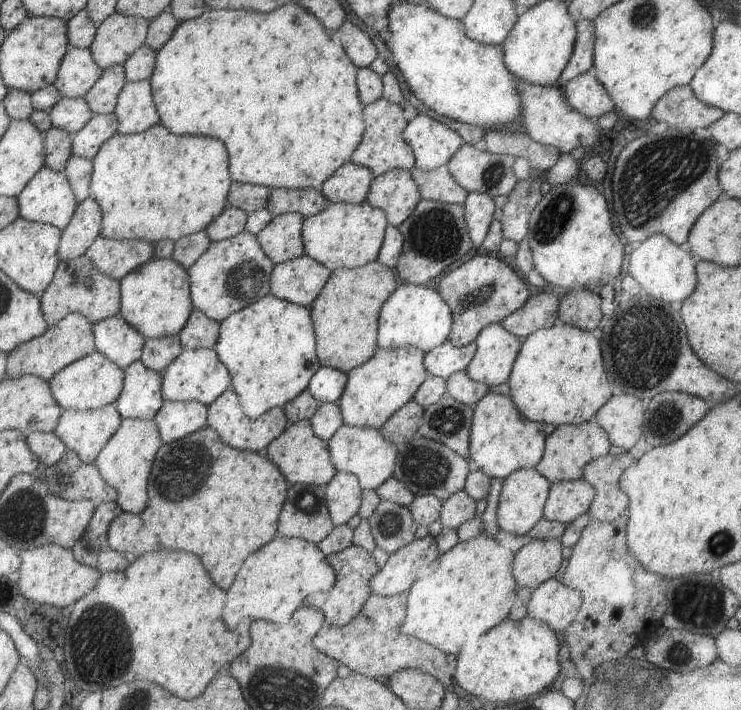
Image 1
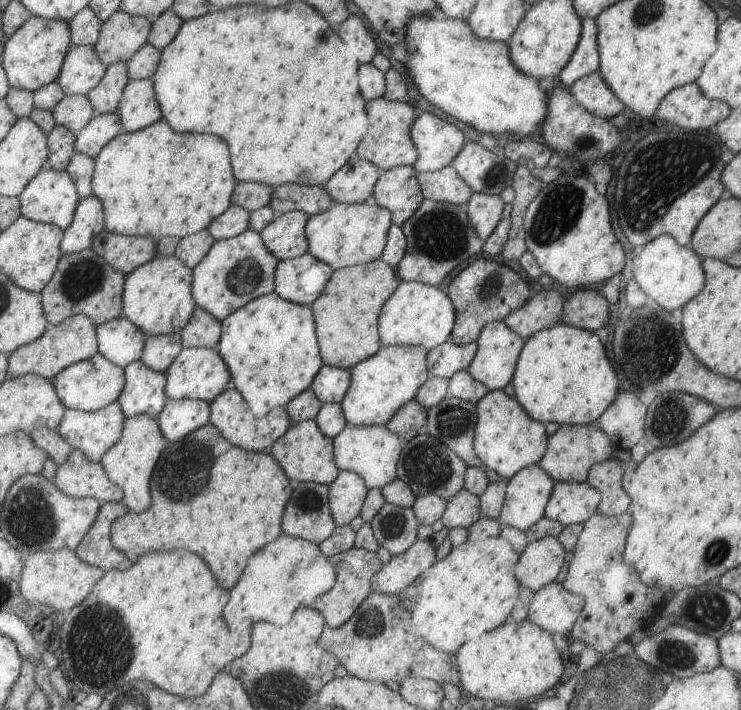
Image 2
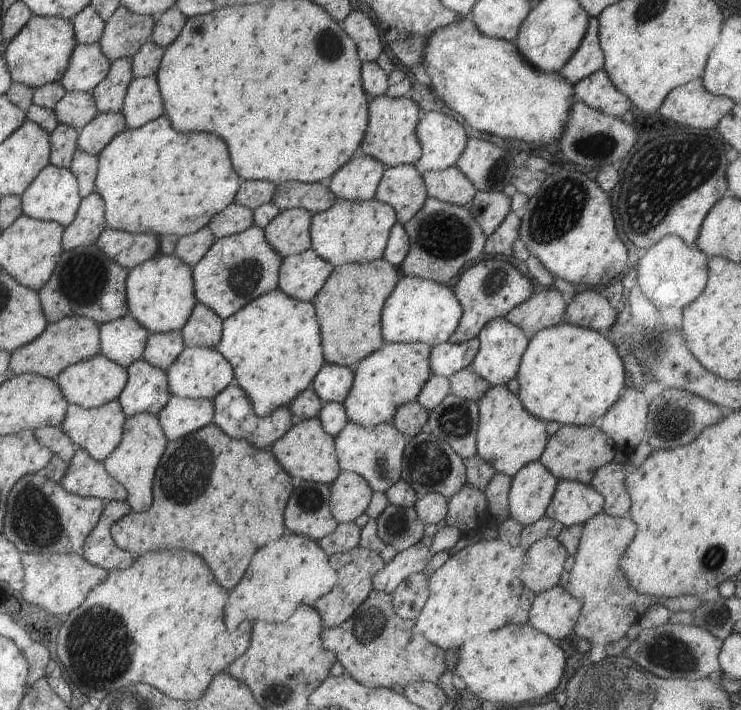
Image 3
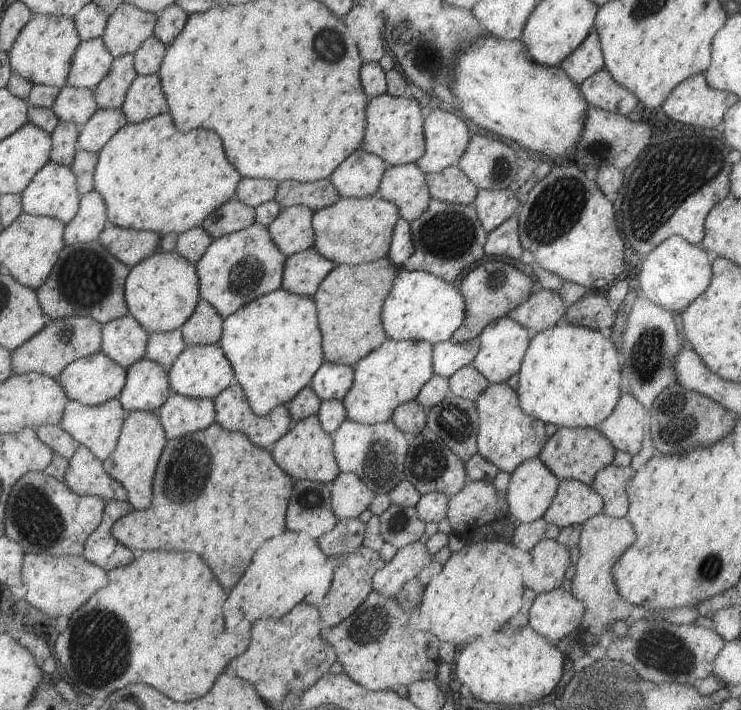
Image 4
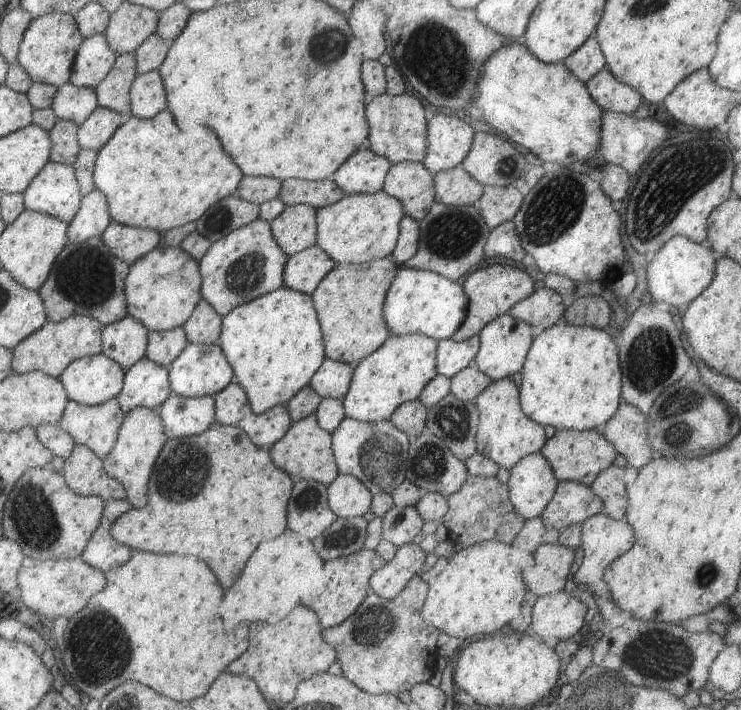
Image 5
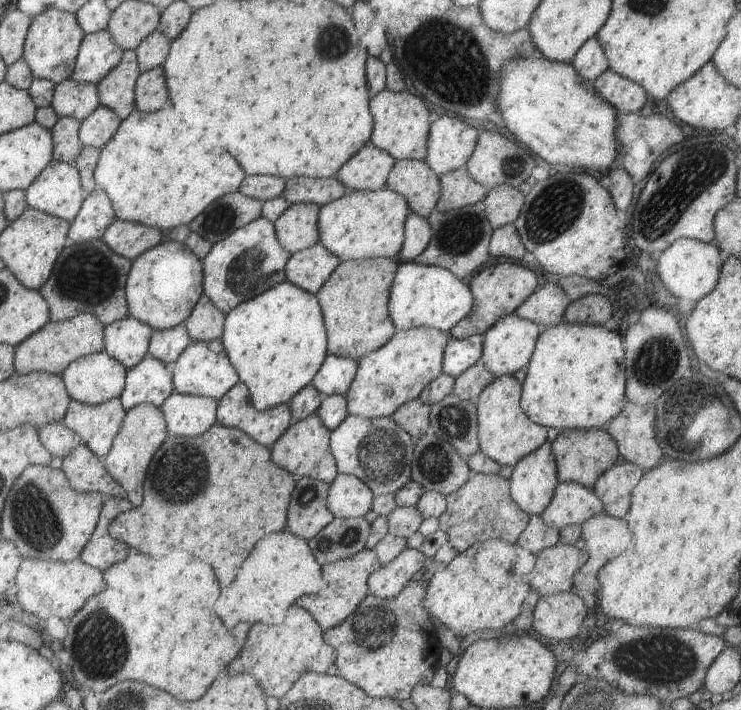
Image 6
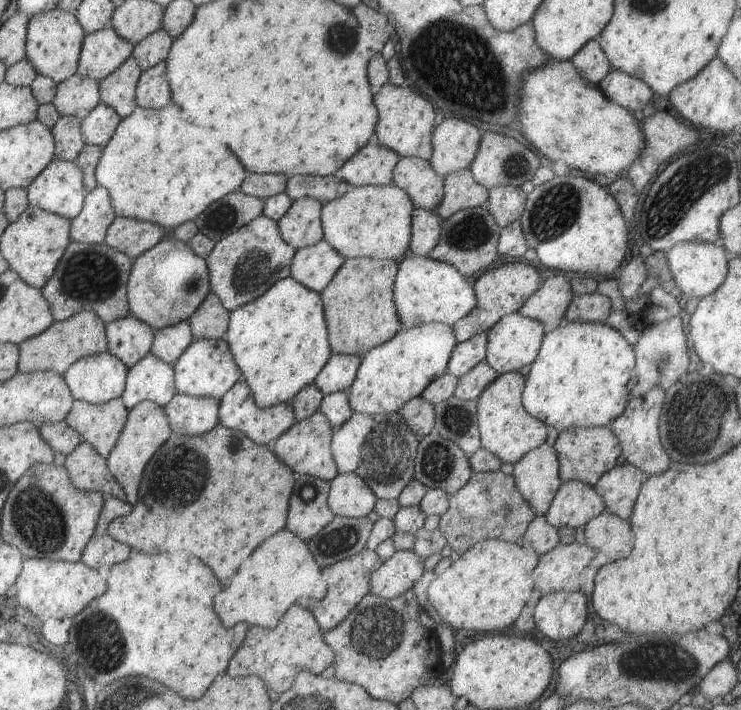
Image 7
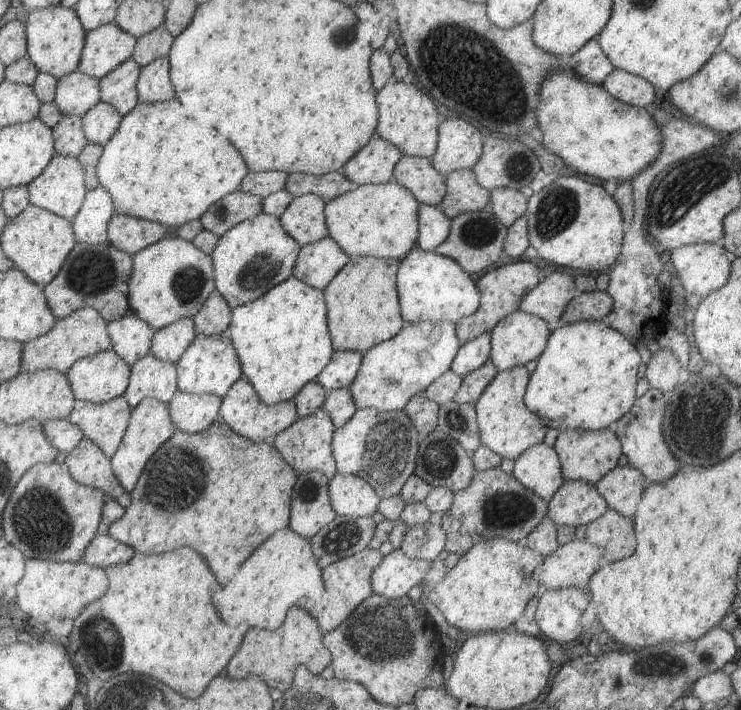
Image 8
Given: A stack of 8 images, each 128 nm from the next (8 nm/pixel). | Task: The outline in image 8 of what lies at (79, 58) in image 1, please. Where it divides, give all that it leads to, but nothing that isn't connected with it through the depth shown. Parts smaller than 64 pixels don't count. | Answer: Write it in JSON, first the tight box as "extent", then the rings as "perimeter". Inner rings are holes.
{"extent":[77,22,136,79],"perimeter":[[[114,22],[86,31],[77,71],[100,79],[132,55],[135,43],[136,38],[121,30]]]}

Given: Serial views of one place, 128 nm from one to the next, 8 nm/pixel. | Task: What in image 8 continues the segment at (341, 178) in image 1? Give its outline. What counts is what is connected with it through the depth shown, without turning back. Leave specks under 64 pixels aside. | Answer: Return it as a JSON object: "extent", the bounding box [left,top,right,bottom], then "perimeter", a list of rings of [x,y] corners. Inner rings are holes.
{"extent":[343,137,402,184],"perimeter":[[[381,137],[370,138],[345,164],[343,174],[355,184],[379,184],[392,180],[392,170],[402,152]]]}

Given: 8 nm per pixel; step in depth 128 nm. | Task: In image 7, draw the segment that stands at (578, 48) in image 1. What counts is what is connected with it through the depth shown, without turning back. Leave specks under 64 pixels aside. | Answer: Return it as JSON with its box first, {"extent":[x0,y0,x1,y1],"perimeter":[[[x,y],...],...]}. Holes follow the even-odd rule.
{"extent":[571,39,612,85],"perimeter":[[[598,39],[588,40],[571,58],[573,66],[585,81],[594,85],[612,70],[608,58],[599,46]]]}

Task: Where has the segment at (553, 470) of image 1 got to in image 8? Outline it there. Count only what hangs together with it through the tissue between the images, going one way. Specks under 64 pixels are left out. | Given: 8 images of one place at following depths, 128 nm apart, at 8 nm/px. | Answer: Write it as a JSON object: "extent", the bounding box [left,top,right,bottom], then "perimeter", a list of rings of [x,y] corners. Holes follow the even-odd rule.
{"extent":[552,428,622,485],"perimeter":[[[608,428],[592,430],[565,429],[559,432],[552,446],[557,453],[565,481],[583,481],[594,485],[604,474],[617,466],[622,450],[619,439]]]}

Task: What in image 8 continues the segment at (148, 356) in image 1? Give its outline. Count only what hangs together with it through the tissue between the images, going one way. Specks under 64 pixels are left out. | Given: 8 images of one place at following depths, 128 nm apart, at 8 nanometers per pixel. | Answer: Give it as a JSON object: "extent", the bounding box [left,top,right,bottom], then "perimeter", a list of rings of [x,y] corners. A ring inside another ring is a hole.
{"extent":[150,319,195,363],"perimeter":[[[179,319],[154,330],[150,354],[159,360],[176,363],[195,335],[193,319]]]}

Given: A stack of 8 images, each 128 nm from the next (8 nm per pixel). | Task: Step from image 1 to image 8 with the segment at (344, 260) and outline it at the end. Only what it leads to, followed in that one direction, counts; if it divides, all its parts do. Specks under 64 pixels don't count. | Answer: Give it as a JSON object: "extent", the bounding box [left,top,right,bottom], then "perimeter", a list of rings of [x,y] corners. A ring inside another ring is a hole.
{"extent":[324,180,418,260],"perimeter":[[[395,180],[358,185],[355,190],[329,199],[324,206],[324,221],[329,238],[348,257],[375,257],[401,260],[416,246],[418,202]]]}

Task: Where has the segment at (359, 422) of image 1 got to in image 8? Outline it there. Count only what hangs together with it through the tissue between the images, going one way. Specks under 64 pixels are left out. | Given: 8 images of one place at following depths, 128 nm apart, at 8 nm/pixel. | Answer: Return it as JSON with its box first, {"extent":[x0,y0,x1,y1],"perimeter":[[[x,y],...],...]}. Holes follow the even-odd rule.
{"extent":[348,321,461,411],"perimeter":[[[423,321],[405,324],[397,334],[362,354],[357,374],[348,386],[355,408],[401,411],[409,398],[421,394],[438,376],[450,370],[461,343],[455,334],[454,323]]]}

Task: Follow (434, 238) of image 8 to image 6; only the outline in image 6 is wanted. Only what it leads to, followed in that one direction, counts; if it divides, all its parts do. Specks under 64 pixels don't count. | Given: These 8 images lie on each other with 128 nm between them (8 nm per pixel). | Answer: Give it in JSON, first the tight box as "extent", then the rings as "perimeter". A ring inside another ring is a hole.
{"extent":[398,213,430,261],"perimeter":[[[409,213],[404,220],[404,242],[398,250],[398,261],[412,261],[425,250],[430,239],[430,228],[426,218]]]}

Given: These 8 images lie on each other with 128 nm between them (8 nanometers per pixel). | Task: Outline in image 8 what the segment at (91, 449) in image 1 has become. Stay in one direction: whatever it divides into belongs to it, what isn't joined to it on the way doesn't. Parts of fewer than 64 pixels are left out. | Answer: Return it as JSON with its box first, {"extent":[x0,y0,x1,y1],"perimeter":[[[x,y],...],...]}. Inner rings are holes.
{"extent":[66,395,131,458],"perimeter":[[[122,395],[102,403],[92,403],[76,399],[66,419],[72,425],[78,426],[82,430],[83,436],[88,438],[93,444],[96,444],[107,458],[111,458],[126,431],[131,409]]]}

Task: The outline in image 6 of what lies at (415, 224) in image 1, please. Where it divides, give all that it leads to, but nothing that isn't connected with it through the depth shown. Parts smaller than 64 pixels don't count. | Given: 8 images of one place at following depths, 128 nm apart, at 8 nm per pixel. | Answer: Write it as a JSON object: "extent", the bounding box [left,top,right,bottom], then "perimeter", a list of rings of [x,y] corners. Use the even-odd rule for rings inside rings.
{"extent":[412,201,493,280],"perimeter":[[[482,201],[443,212],[433,208],[426,219],[429,223],[430,239],[425,250],[412,260],[414,263],[441,267],[459,280],[464,280],[487,262],[490,255],[488,244],[493,229],[485,216]]]}

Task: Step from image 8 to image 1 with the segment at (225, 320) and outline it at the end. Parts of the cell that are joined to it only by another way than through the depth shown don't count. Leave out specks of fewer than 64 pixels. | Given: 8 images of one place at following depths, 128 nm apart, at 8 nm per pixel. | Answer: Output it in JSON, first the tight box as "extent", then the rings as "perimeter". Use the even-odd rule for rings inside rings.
{"extent":[177,307,219,350],"perimeter":[[[193,307],[187,323],[177,336],[182,350],[196,350],[197,348],[213,349],[218,334],[219,323],[210,320],[201,310]]]}

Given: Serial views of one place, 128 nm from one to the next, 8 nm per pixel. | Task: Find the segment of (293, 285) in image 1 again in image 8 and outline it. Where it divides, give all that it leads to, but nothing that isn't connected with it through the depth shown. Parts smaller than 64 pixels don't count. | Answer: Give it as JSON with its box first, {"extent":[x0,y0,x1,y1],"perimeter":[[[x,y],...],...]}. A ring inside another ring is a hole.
{"extent":[292,235,349,290],"perimeter":[[[327,235],[317,242],[300,246],[292,275],[313,288],[323,290],[348,260],[349,257]]]}

